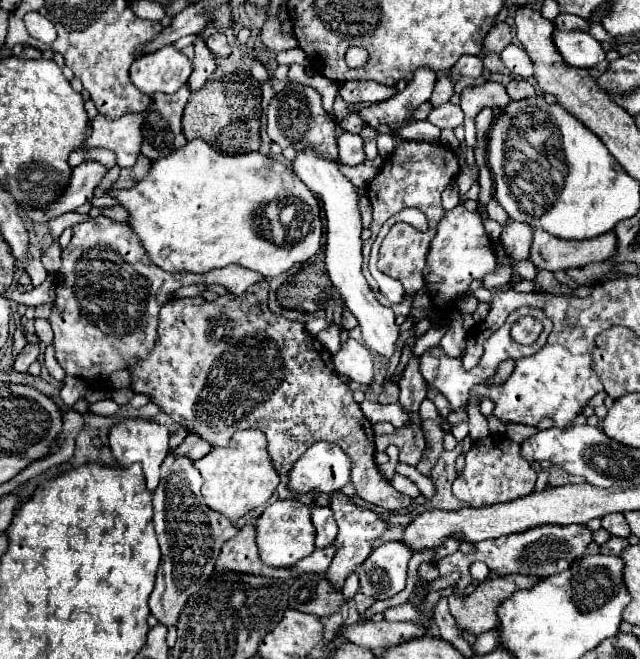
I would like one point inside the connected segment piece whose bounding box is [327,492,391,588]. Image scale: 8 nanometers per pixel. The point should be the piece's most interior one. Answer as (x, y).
(359, 527)

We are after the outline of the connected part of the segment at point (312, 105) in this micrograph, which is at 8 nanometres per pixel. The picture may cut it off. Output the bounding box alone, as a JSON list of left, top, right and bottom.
[267,82,337,160]

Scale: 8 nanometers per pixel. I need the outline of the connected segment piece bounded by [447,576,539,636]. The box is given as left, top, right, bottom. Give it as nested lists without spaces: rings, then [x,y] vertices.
[[[507,576],[493,578],[481,582],[465,600],[459,596],[449,596],[449,610],[455,616],[461,630],[469,630],[473,634],[483,634],[499,626],[497,608],[503,604],[513,592],[523,588],[537,586],[537,578],[529,576]]]

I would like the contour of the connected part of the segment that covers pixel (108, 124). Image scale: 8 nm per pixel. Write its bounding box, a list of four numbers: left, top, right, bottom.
[85,112,147,168]

